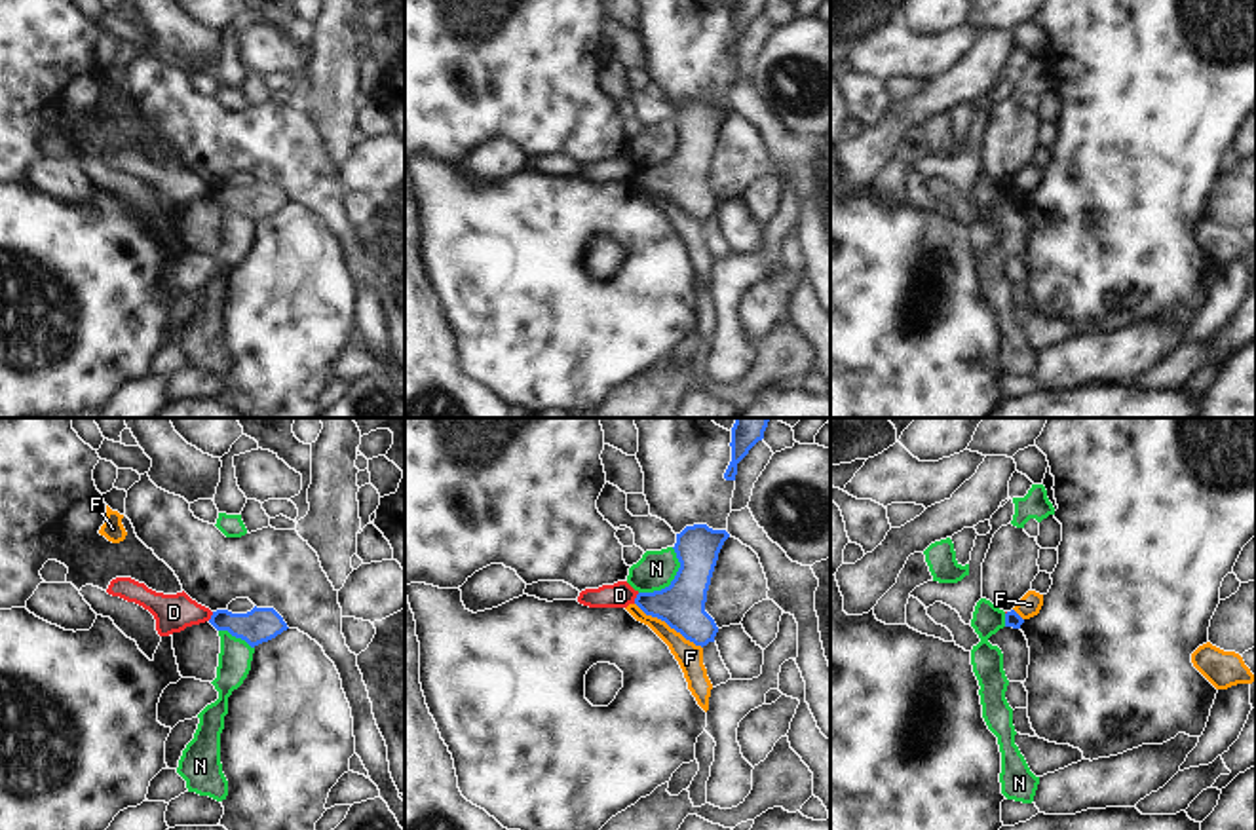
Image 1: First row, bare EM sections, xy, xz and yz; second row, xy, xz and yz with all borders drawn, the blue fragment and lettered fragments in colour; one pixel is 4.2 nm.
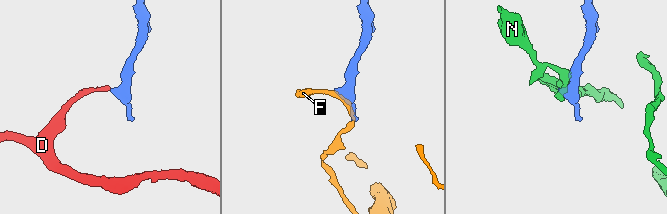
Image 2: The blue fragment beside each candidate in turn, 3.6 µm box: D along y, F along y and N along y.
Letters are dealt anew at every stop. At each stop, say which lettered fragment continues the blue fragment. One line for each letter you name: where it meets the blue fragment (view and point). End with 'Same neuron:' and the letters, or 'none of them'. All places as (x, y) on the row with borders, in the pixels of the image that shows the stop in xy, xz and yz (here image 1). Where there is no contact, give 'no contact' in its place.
Same neuron: none of them

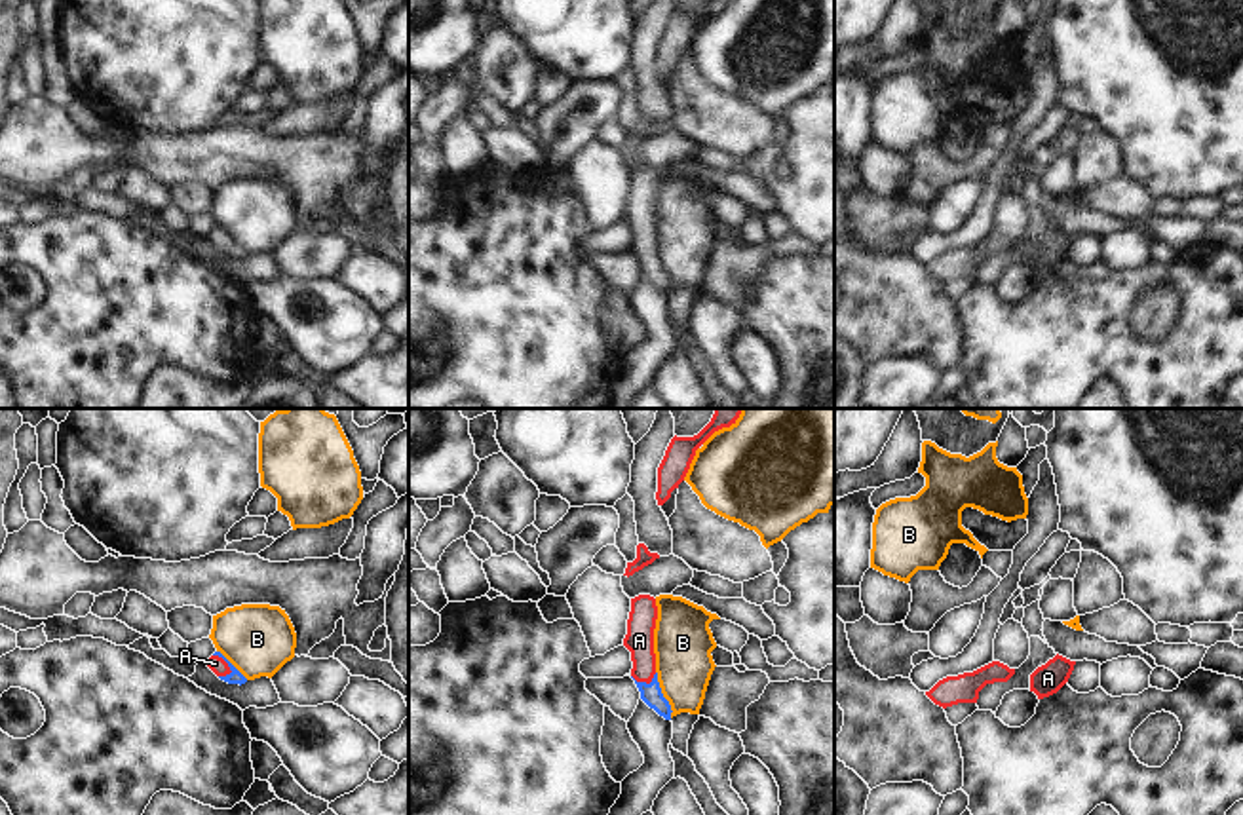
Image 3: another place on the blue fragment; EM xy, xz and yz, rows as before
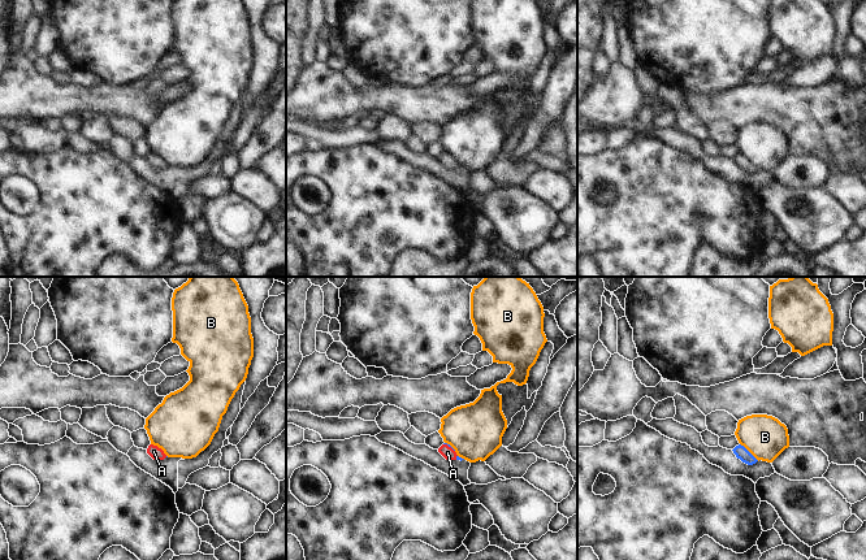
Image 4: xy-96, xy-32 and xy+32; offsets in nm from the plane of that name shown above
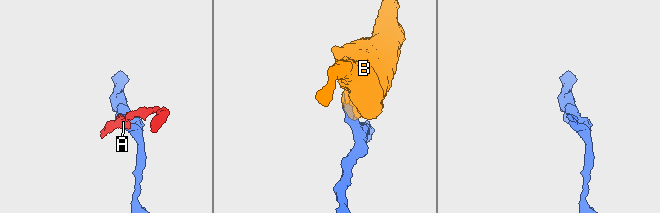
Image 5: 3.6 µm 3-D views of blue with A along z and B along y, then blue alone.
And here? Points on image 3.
A: meets blue in xy at (227, 662)
Same neuron: A

